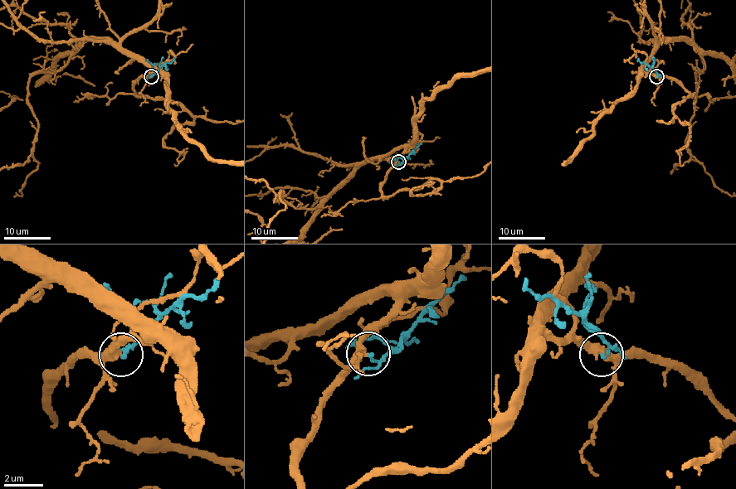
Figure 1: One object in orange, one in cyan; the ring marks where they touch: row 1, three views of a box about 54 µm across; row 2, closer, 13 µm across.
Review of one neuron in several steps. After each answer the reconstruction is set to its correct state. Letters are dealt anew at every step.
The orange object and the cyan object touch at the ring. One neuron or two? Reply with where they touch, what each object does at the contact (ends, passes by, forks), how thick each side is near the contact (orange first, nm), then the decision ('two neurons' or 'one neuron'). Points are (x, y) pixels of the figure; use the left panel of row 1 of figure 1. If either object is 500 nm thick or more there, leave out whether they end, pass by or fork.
place (151, 76); orange passes by; cyan passes by; calibres 320 and 130 nm; two neurons

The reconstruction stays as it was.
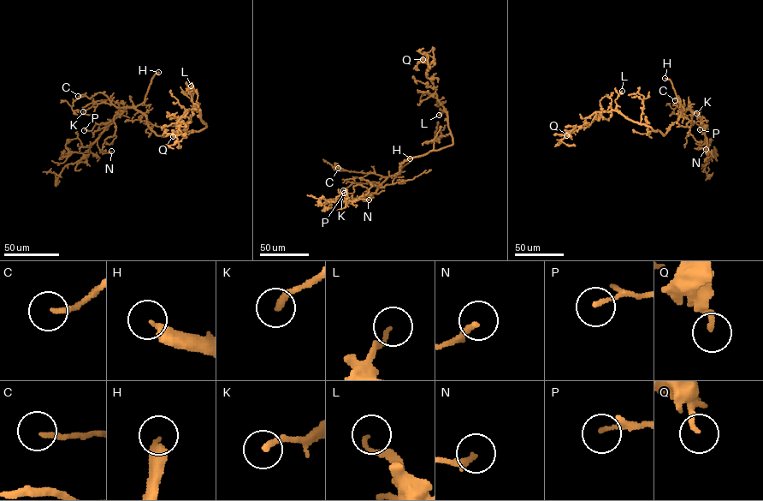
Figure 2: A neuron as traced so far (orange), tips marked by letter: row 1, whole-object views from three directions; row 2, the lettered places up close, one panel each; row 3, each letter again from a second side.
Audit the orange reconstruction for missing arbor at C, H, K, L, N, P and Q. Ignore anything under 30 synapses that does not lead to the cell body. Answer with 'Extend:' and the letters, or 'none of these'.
Extend: C, H

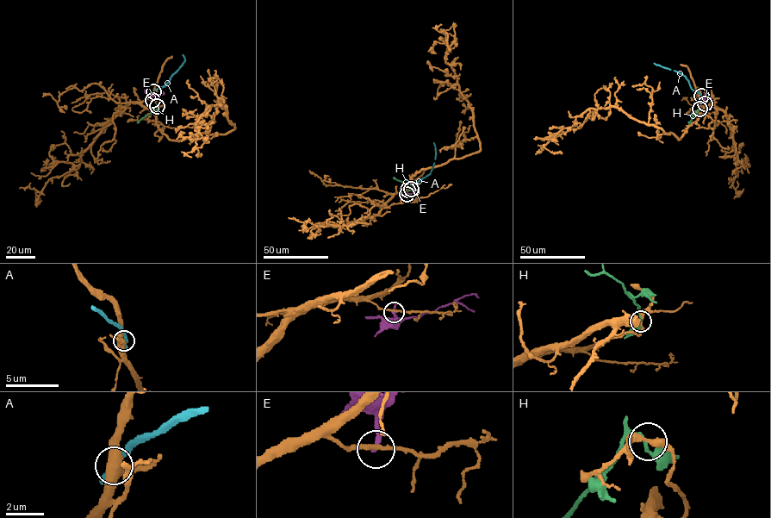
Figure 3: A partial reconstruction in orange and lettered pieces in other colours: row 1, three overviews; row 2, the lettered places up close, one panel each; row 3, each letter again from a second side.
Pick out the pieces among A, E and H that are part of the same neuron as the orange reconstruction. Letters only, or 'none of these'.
none of these

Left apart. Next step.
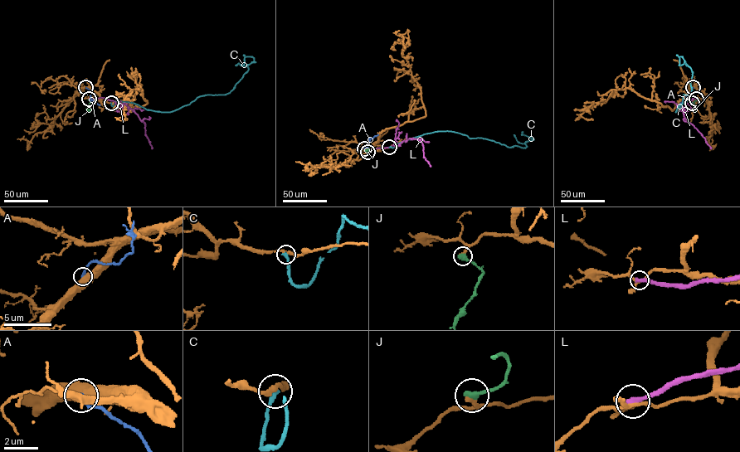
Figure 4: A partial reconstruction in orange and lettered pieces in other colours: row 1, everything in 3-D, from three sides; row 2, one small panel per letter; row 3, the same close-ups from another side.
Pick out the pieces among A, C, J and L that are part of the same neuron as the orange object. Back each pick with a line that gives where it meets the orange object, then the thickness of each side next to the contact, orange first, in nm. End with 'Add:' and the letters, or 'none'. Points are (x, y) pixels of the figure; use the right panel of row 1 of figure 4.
J: (696, 99) | 320/420 nm
Add: J

